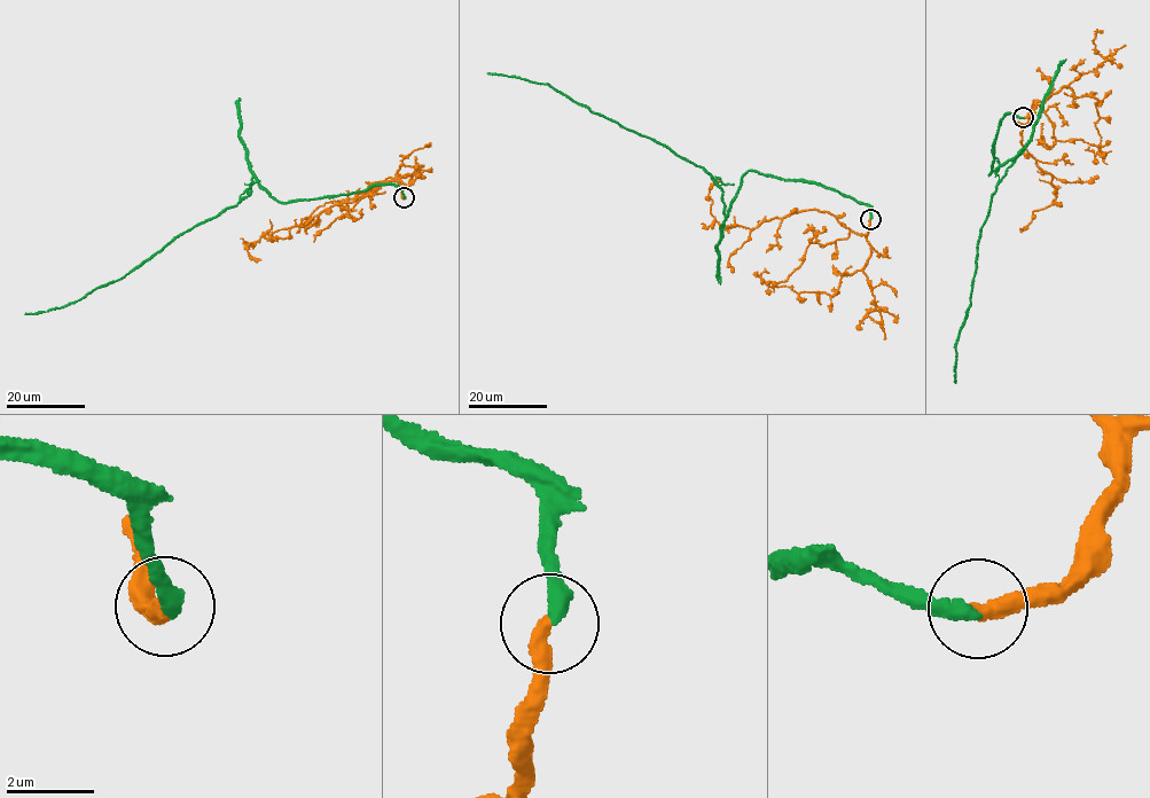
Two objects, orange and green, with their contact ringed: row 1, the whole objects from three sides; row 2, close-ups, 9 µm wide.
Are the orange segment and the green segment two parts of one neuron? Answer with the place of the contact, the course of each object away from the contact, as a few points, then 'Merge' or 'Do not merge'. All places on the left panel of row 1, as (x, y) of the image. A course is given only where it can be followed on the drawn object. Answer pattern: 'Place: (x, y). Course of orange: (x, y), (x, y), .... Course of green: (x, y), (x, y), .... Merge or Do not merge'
Place: (404, 197). Course of orange: (404, 197), (399, 185), (389, 180), (350, 202), (334, 204), (306, 224), (249, 243), (249, 256), (260, 259). Course of green: (404, 197), (382, 184), (287, 202), (252, 178), (250, 194), (127, 274), (60, 307), (24, 314). Merge

